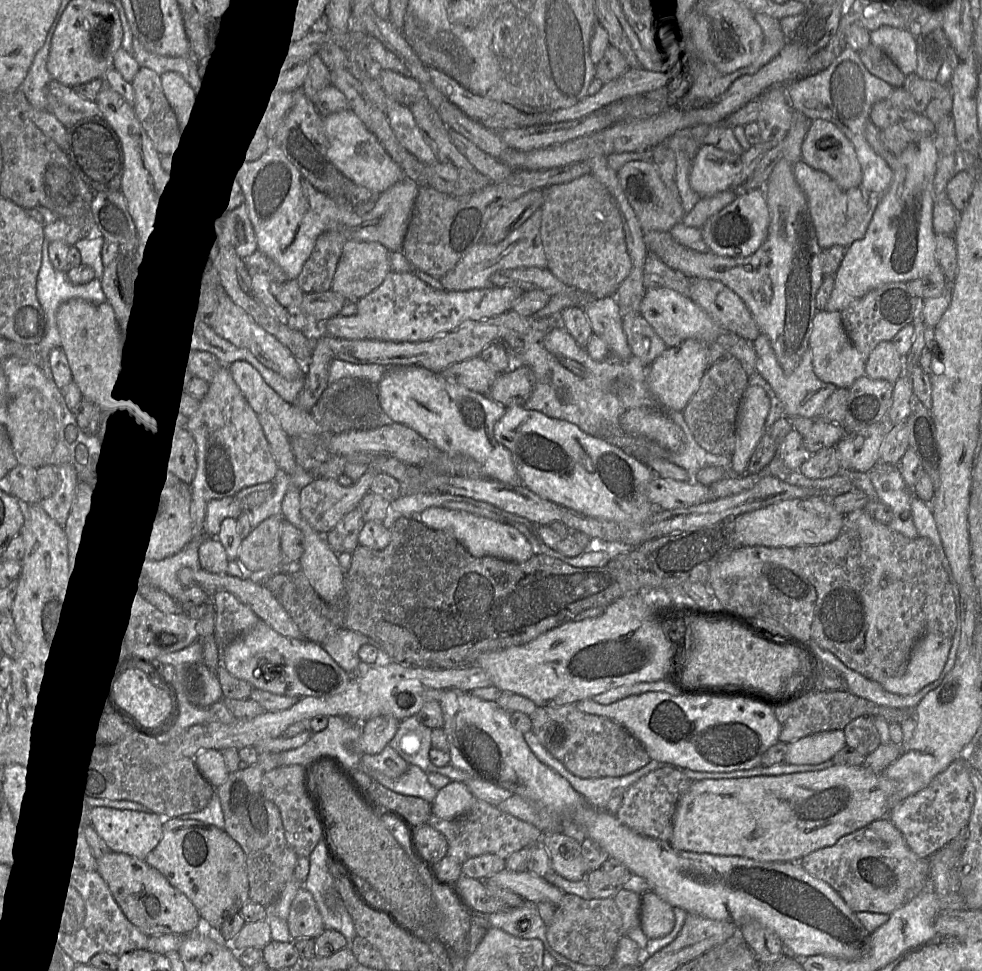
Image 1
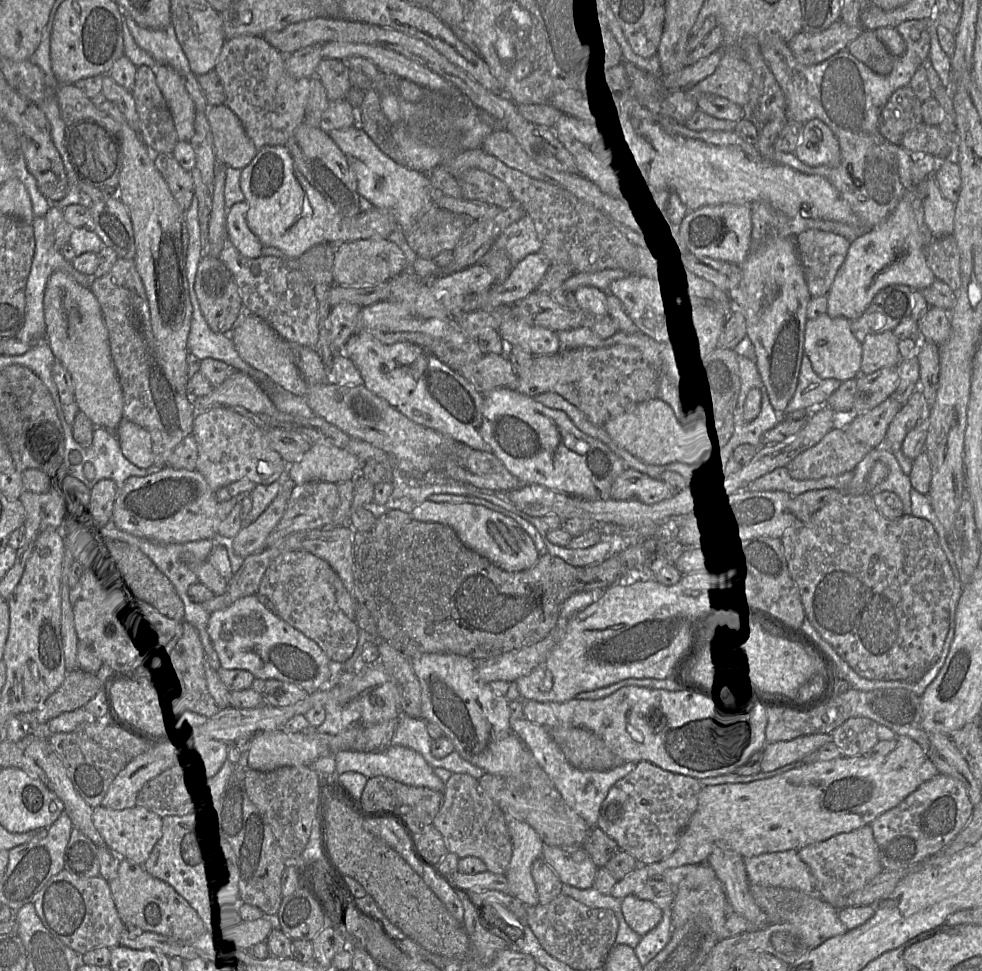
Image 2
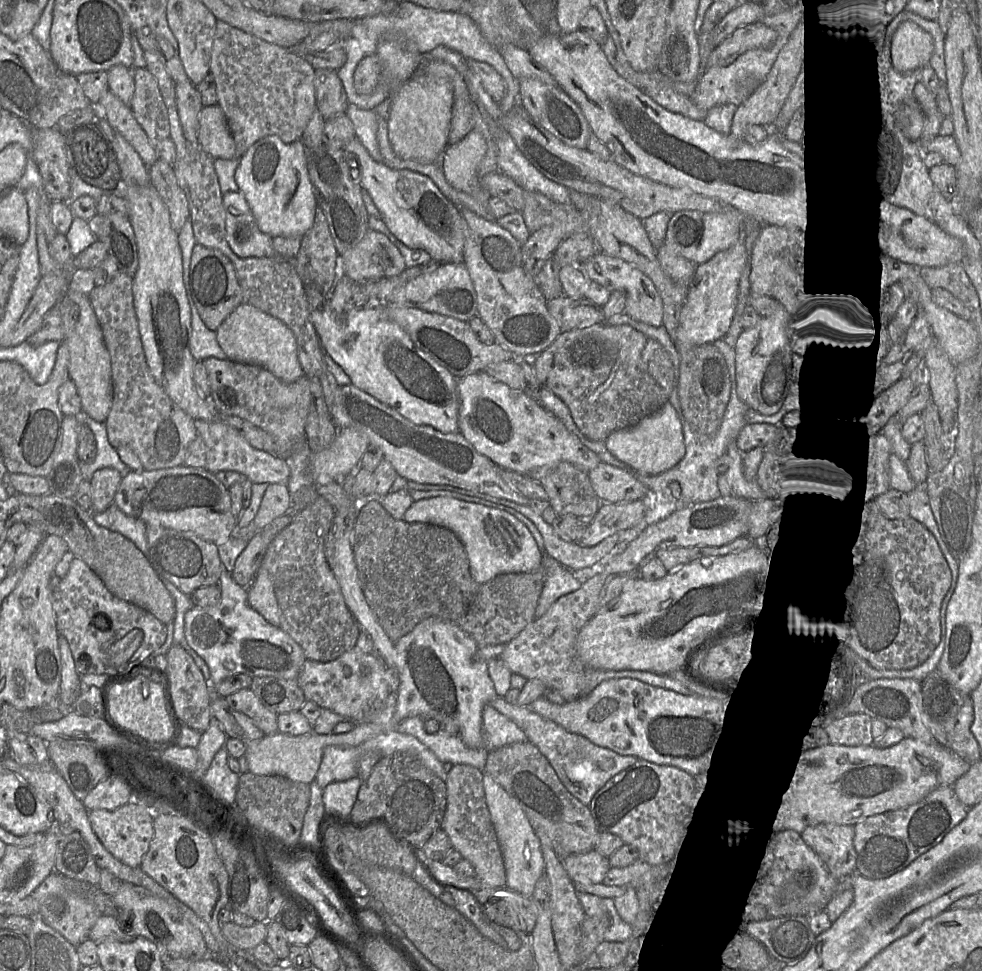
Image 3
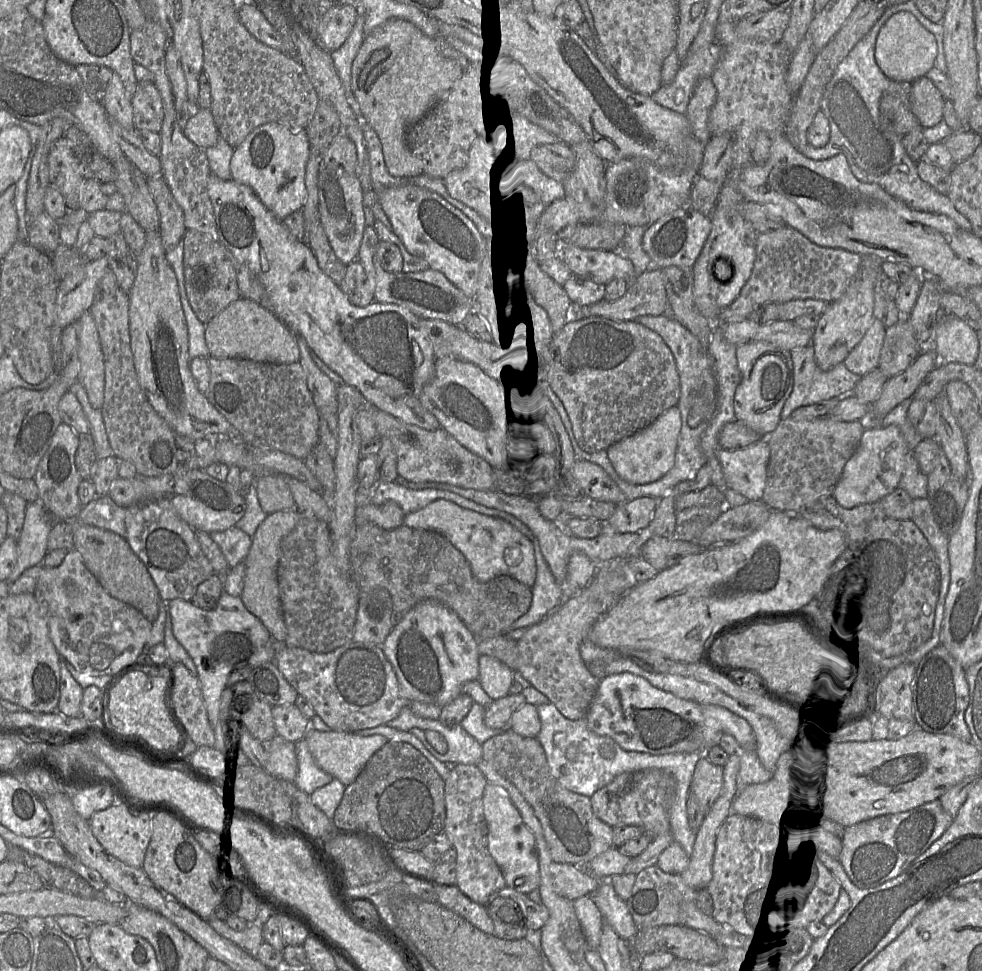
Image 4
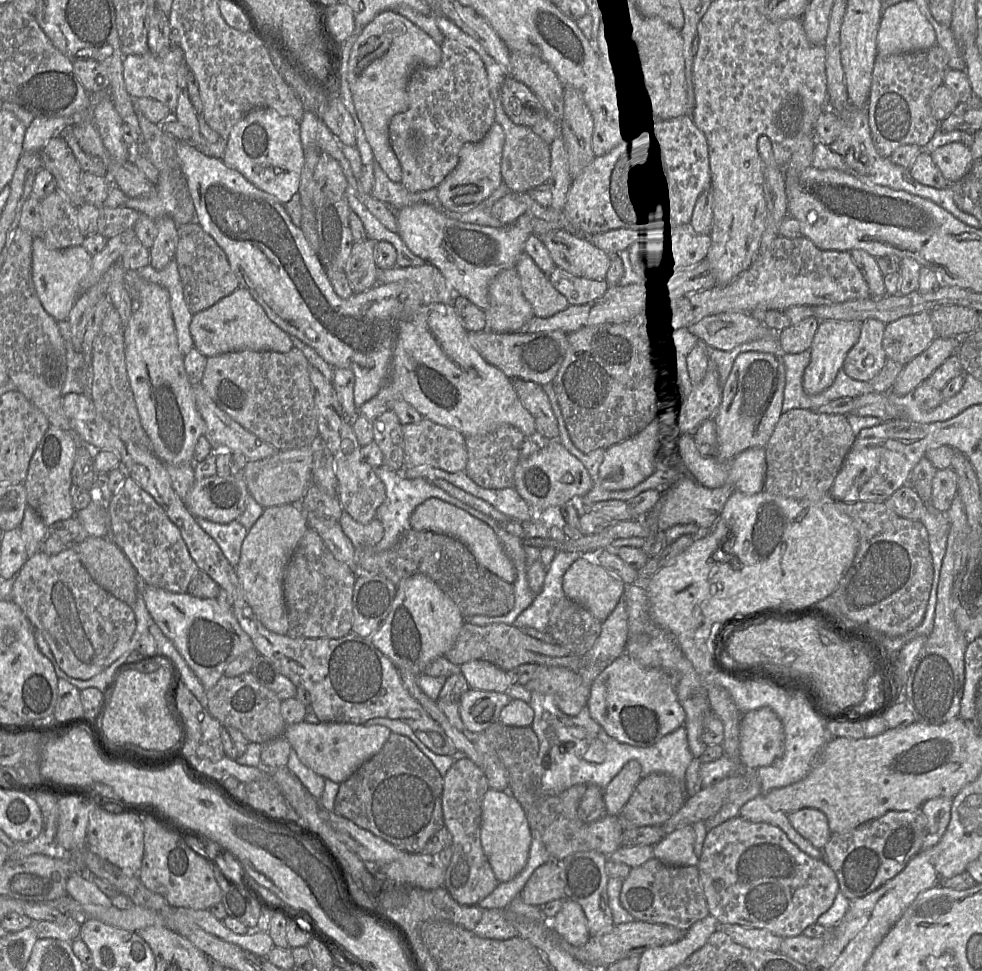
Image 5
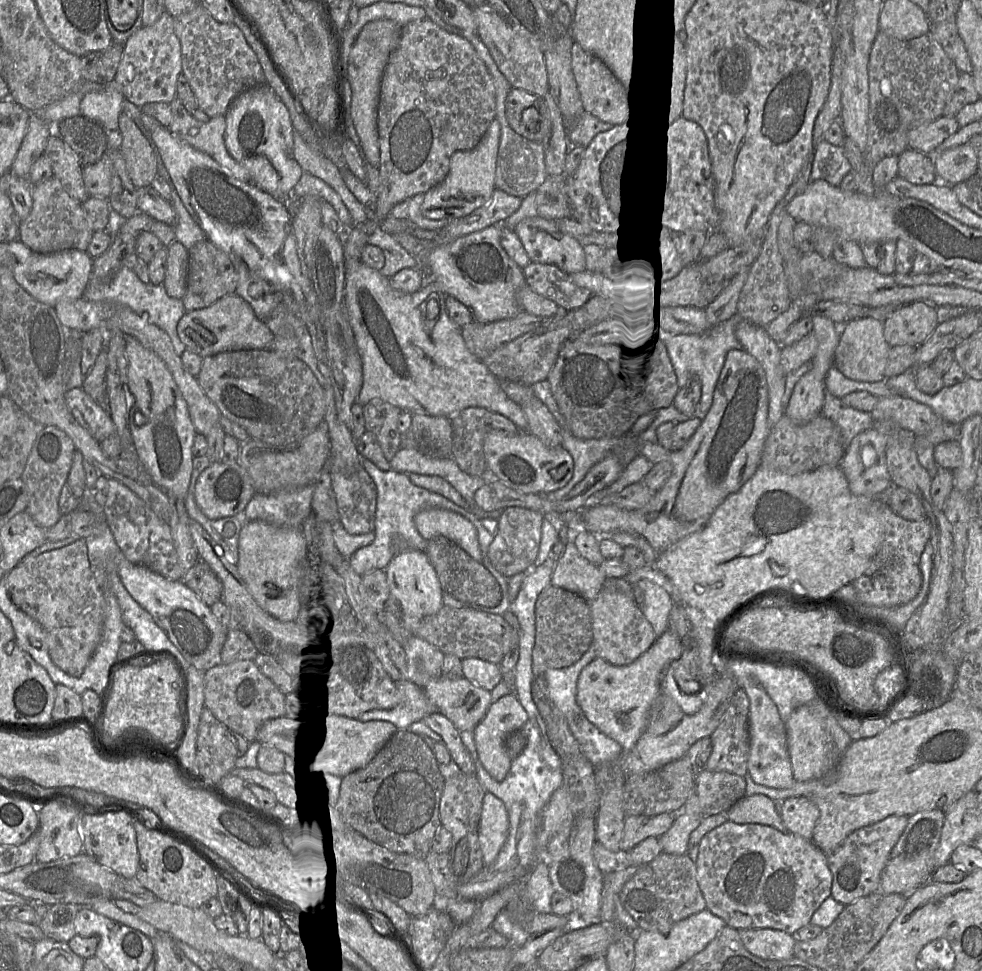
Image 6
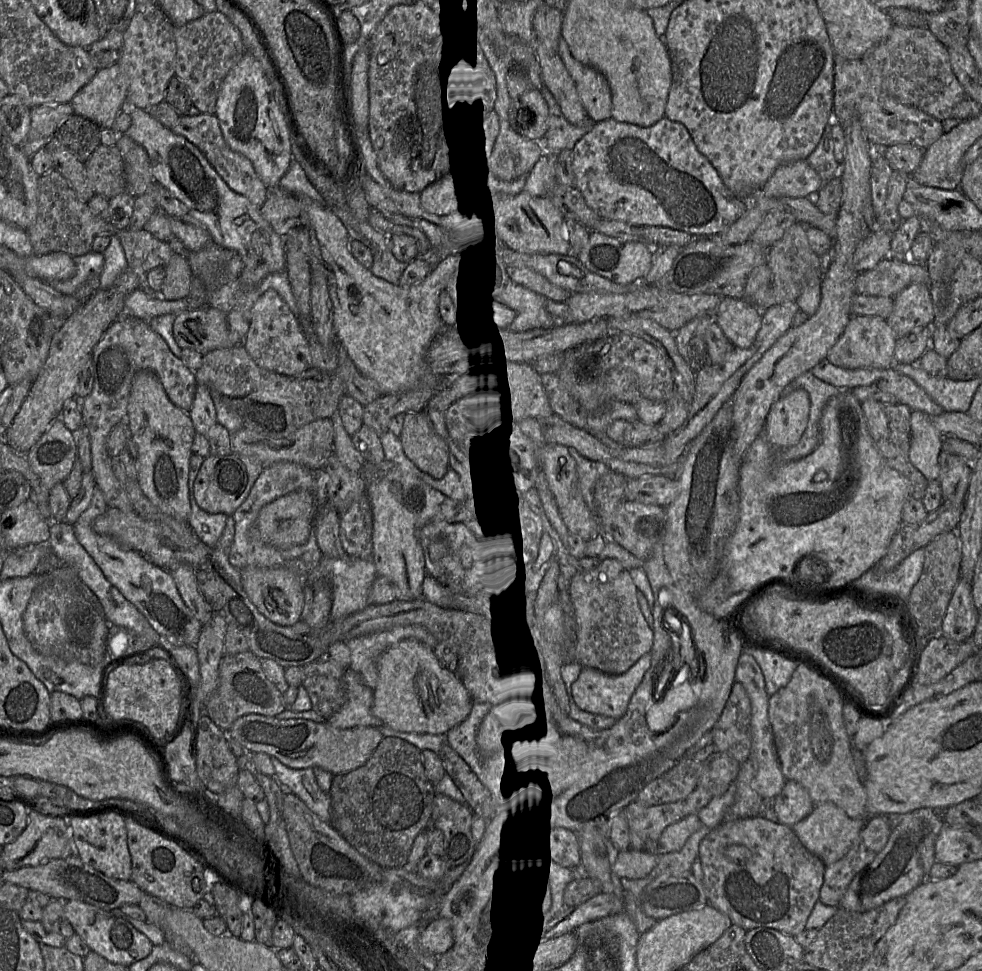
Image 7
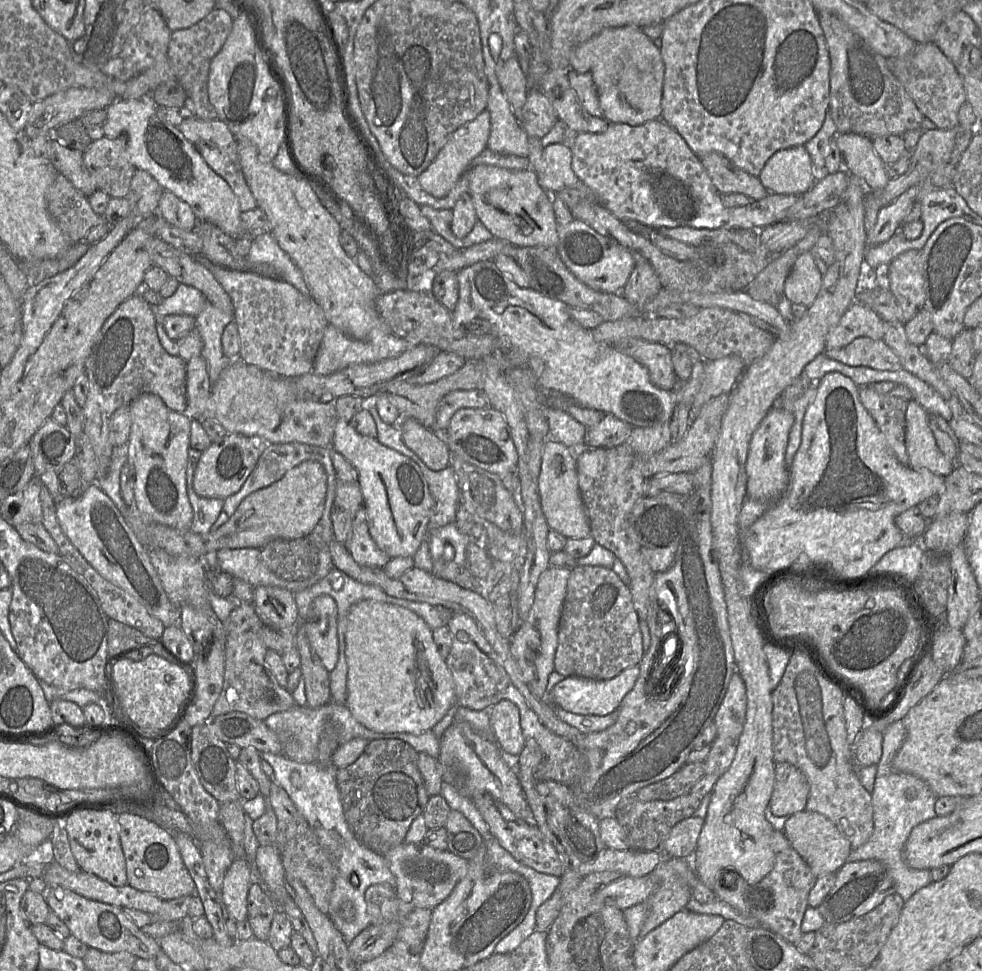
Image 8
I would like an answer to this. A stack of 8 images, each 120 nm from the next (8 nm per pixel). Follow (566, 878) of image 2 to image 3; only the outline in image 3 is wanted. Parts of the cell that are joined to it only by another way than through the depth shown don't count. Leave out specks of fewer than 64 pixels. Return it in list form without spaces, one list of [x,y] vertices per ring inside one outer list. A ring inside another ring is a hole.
[[[596,850],[571,854],[561,860],[567,875],[576,884],[602,883],[611,868],[609,858]]]

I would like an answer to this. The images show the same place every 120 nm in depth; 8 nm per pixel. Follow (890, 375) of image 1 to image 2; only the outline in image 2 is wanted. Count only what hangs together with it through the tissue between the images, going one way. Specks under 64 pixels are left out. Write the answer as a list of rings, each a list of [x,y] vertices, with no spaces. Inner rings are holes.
[[[893,331],[869,335],[861,345],[860,374],[862,375],[873,374],[885,367],[898,366],[902,360],[898,340]]]

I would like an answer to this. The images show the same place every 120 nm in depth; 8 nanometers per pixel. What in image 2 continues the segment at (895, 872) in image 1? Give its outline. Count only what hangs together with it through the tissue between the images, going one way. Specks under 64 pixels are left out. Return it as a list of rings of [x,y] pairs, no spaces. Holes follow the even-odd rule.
[[[870,825],[806,846],[799,850],[799,856],[816,879],[815,893],[837,910],[845,908],[848,894],[862,888],[883,871]]]

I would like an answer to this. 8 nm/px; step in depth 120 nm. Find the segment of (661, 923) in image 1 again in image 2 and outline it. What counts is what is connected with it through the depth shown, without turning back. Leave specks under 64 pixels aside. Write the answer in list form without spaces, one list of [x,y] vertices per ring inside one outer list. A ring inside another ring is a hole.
[[[633,894],[621,899],[620,903],[627,925],[640,938],[654,929],[663,917],[663,910],[653,902],[641,900]]]

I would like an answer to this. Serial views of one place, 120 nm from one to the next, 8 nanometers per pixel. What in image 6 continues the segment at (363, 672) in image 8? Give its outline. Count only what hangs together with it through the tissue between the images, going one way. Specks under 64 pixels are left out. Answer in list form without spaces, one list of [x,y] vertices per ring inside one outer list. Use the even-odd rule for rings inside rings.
[[[437,676],[422,687],[426,697],[436,706],[438,713],[447,717],[459,732],[473,730],[484,718],[489,706],[493,703],[491,692],[478,687],[464,677],[449,679]]]

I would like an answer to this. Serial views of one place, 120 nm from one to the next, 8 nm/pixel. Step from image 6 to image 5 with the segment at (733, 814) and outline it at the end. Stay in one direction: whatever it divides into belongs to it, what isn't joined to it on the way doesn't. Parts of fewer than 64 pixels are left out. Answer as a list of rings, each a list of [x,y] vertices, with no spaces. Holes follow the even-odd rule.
[[[760,793],[755,798],[745,803],[739,816],[754,823],[768,823],[779,827],[791,842],[796,844],[803,852],[815,859],[824,859],[823,850],[813,846],[811,842],[801,836],[792,826],[788,814],[773,810],[765,802],[765,793]]]

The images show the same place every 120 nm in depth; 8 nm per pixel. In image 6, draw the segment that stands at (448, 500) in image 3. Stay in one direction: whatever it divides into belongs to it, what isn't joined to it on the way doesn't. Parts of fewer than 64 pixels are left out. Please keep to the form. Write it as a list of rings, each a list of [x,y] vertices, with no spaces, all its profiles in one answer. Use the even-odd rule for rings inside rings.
[[[427,508],[415,515],[414,524],[424,539],[444,536],[455,542],[469,556],[490,571],[501,587],[502,601],[498,608],[487,610],[487,612],[502,616],[508,611],[511,603],[508,595],[509,578],[498,572],[483,554],[479,545],[477,529],[468,519],[453,511]]]

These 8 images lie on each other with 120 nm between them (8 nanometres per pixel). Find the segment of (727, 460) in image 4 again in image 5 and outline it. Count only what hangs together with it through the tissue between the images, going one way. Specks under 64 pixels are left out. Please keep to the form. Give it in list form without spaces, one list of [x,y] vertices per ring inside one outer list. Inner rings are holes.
[[[679,431],[675,437],[675,447],[685,463],[686,474],[708,488],[731,485],[736,490],[747,494],[756,494],[764,490],[766,480],[767,461],[766,447],[754,447],[742,451],[728,462],[717,459],[714,454],[703,455],[699,452],[694,441],[694,434]]]

